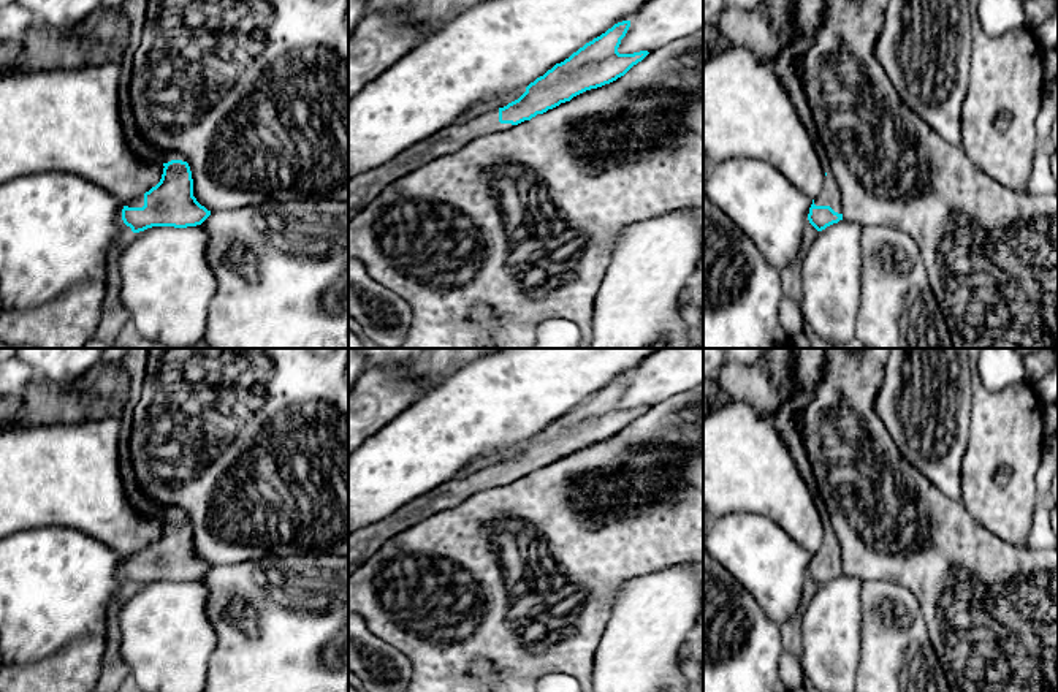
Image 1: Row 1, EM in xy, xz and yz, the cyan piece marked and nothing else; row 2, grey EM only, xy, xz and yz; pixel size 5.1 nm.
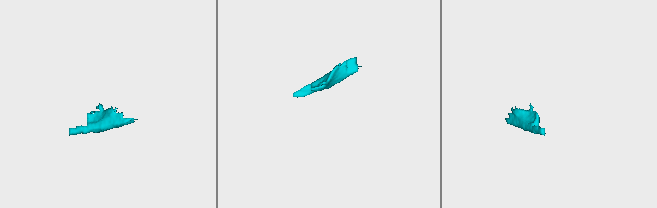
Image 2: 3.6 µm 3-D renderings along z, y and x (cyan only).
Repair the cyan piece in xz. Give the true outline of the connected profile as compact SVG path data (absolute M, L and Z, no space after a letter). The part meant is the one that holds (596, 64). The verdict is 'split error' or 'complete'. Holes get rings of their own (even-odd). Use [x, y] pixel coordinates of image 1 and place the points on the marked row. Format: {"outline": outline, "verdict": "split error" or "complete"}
{"outline": "M630 21L615 24L600 36L586 43L561 63L526 87L526 92L504 108L458 120L426 139L404 149L391 160L348 179L348 222L369 206L390 184L420 166L458 152L469 141L508 130L537 114L570 101L573 97L602 87L624 76L649 52L619 54L618 48Z", "verdict": "split error"}

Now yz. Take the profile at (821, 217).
{"outline": "M827 171L824 188L809 207L808 220L817 230L822 231L827 226L843 220L841 193L836 179L832 171Z", "verdict": "split error"}

